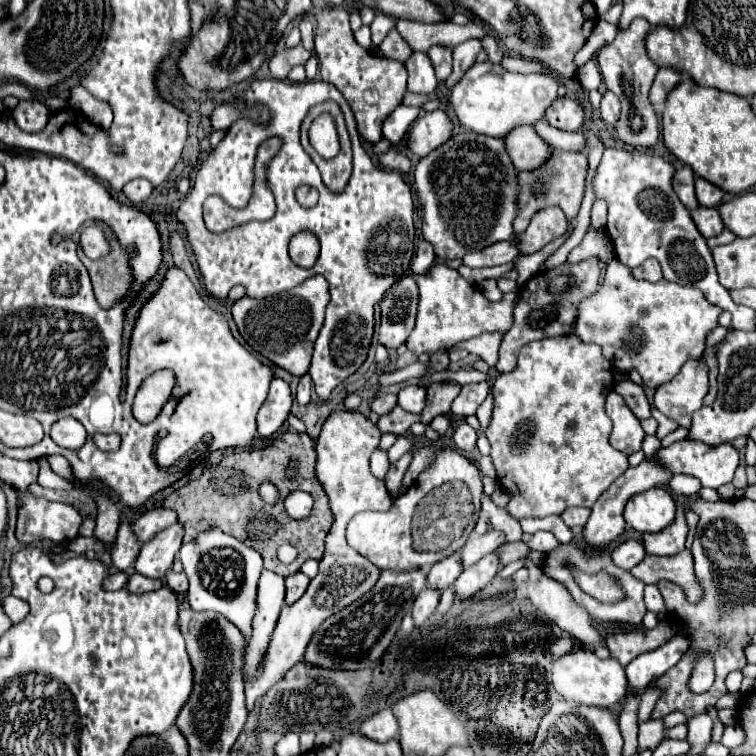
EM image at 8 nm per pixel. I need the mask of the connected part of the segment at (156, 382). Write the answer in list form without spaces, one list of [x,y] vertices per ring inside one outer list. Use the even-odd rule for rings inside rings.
[[[157,371],[149,379],[145,379],[134,399],[134,417],[143,424],[152,422],[167,401],[173,385],[175,377],[171,371]]]

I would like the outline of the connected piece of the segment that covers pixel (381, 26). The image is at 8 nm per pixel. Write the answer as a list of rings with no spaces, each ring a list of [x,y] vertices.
[[[377,15],[375,21],[371,23],[371,39],[373,39],[373,45],[379,45],[385,39],[385,35],[387,35],[387,31],[391,27],[395,27],[395,19],[387,19],[387,15]]]

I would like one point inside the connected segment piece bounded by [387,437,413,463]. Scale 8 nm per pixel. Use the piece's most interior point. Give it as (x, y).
(403, 444)

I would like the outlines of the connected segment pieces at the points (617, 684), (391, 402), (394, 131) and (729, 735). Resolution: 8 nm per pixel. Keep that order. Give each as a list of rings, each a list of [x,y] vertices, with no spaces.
[[[575,649],[553,661],[551,681],[555,691],[571,703],[579,705],[597,705],[597,707],[615,707],[627,695],[627,677],[623,667],[613,659],[599,659],[591,649]]]
[[[391,393],[379,395],[379,397],[375,397],[375,399],[371,401],[371,409],[373,409],[377,415],[389,413],[395,405],[397,405],[397,395],[391,395]]]
[[[399,105],[399,107],[383,121],[383,137],[389,139],[393,145],[397,145],[397,143],[405,137],[409,125],[417,119],[417,115],[419,115],[419,107]]]
[[[739,723],[725,727],[725,733],[723,733],[723,737],[721,737],[721,743],[723,743],[727,749],[735,749],[735,747],[743,745],[743,743],[745,743],[745,731],[743,731],[743,727],[741,727]]]

